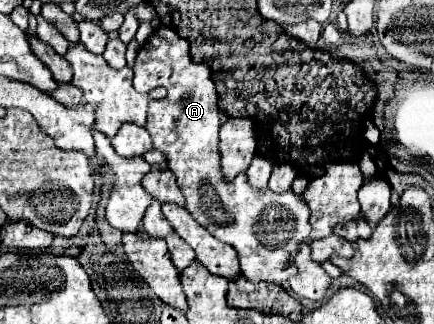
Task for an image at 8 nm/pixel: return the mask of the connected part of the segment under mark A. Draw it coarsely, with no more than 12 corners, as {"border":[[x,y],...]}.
{"border":[[157,27],[133,87],[185,209],[241,273],[287,283],[311,233],[293,191],[219,175],[211,69]]}

